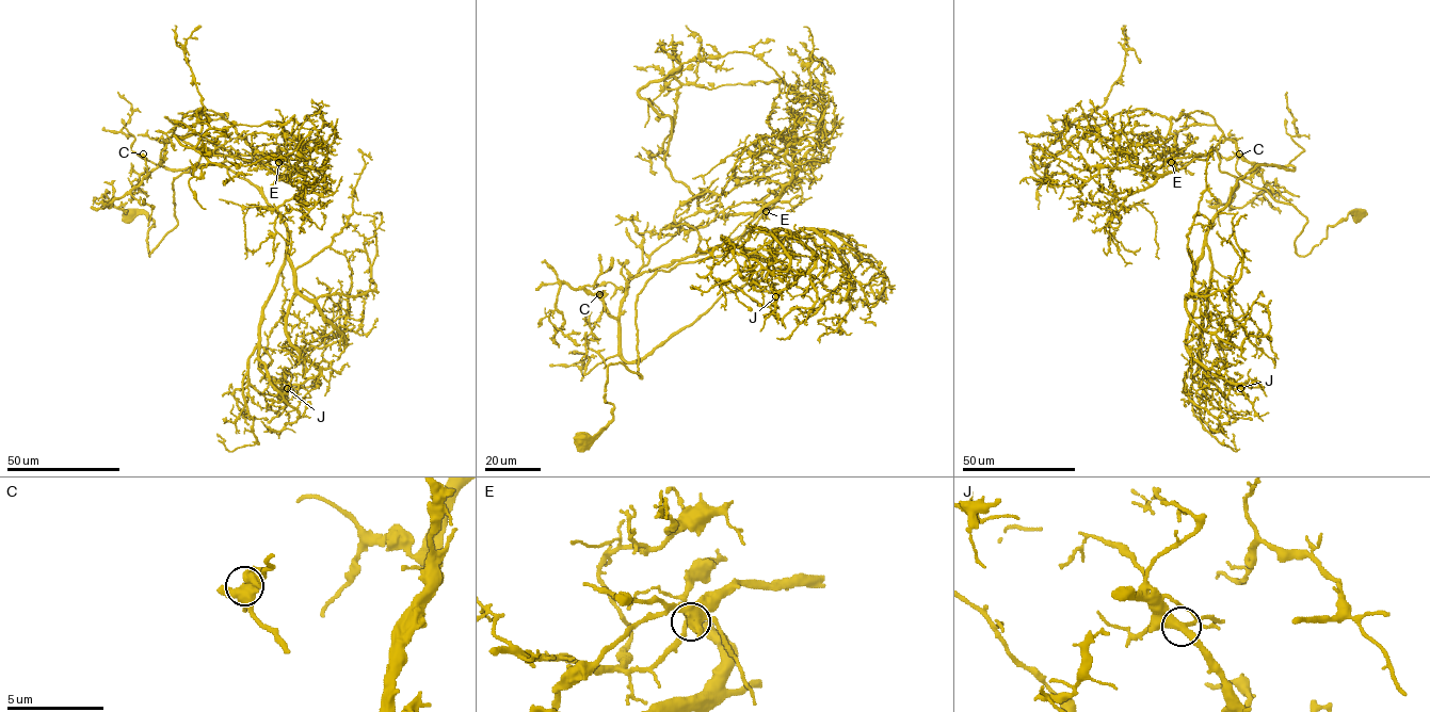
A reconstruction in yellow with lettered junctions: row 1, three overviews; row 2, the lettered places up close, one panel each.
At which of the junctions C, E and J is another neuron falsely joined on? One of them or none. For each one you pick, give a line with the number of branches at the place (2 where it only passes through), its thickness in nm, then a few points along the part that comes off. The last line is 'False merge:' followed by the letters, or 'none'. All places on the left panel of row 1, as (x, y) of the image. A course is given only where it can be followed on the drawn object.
E: 4 | 440 nm | (278, 162), (273, 171), (211, 111), (196, 111), (198, 133), (174, 135), (194, 147), (209, 127), (175, 25)
False merge: E

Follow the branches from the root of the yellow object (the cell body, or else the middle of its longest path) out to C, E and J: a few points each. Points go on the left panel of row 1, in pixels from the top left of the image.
C: (129, 213), (154, 222), (148, 256), (177, 224), (173, 179), (208, 149), (173, 134), (146, 177), (143, 154)
E: (129, 213), (154, 222), (148, 256), (177, 224), (173, 179), (206, 149), (278, 162)
J: (129, 213), (148, 256), (177, 224), (208, 149), (173, 134), (160, 166), (256, 187), (319, 369), (287, 388)

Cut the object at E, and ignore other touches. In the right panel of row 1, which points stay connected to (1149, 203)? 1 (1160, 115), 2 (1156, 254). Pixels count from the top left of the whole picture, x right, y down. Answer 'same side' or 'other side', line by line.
1: same side
2: same side

